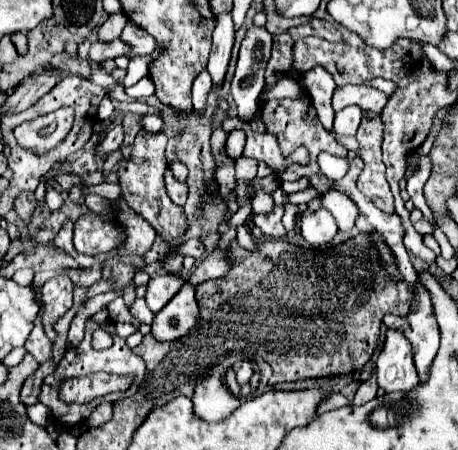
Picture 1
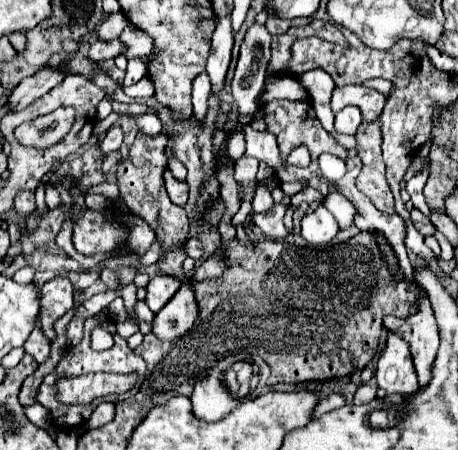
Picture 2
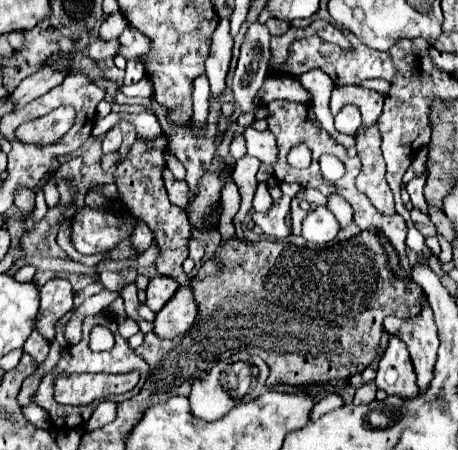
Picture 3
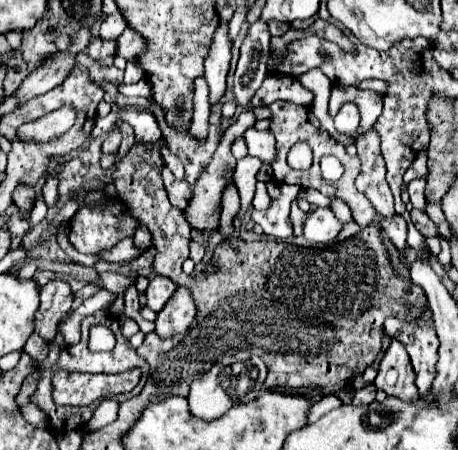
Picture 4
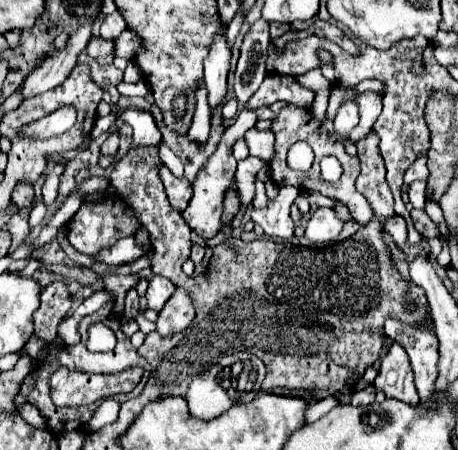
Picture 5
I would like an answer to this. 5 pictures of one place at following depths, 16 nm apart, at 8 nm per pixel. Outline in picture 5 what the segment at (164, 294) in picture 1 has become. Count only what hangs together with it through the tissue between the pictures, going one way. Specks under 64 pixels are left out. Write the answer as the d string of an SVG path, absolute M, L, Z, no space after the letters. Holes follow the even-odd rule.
M154 276L150 280L150 286L146 290L146 300L148 300L148 308L154 312L160 312L164 308L164 304L168 302L168 298L174 294L176 286L164 278L164 276Z

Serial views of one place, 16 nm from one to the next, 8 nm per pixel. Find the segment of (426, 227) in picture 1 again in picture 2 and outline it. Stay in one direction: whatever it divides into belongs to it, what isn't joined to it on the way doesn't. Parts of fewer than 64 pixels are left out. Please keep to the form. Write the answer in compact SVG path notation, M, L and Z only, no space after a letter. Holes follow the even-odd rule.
M412 210L412 224L414 224L414 228L420 232L420 234L424 234L424 236L430 236L430 234L434 234L434 226L432 226L432 222L420 212L420 210Z

